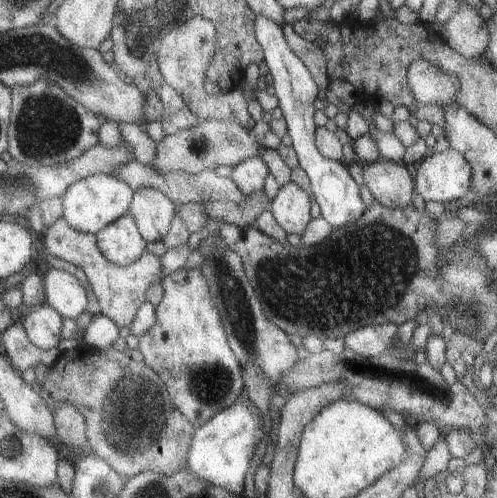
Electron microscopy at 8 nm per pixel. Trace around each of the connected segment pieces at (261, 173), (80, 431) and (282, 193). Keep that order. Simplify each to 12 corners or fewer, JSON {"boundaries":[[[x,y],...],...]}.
{"boundaries":[[[257,155],[233,167],[230,177],[249,196],[262,192],[268,164]],[[69,402],[52,410],[59,440],[88,449],[85,416]],[[293,181],[279,188],[269,209],[301,238],[313,220],[311,197]]]}

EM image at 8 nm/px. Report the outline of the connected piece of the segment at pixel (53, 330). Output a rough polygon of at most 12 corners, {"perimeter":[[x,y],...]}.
{"perimeter":[[45,303],[22,324],[43,350],[62,340],[63,316]]}

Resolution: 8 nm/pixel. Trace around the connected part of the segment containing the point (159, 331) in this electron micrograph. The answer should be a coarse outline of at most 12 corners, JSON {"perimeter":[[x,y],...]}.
{"perimeter":[[200,267],[164,276],[145,364],[196,428],[245,396]]}

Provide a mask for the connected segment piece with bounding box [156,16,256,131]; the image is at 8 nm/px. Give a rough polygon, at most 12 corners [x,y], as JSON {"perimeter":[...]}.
{"perimeter":[[194,16],[161,39],[167,84],[201,120],[254,131],[241,87],[205,90],[218,55],[215,23]]}

